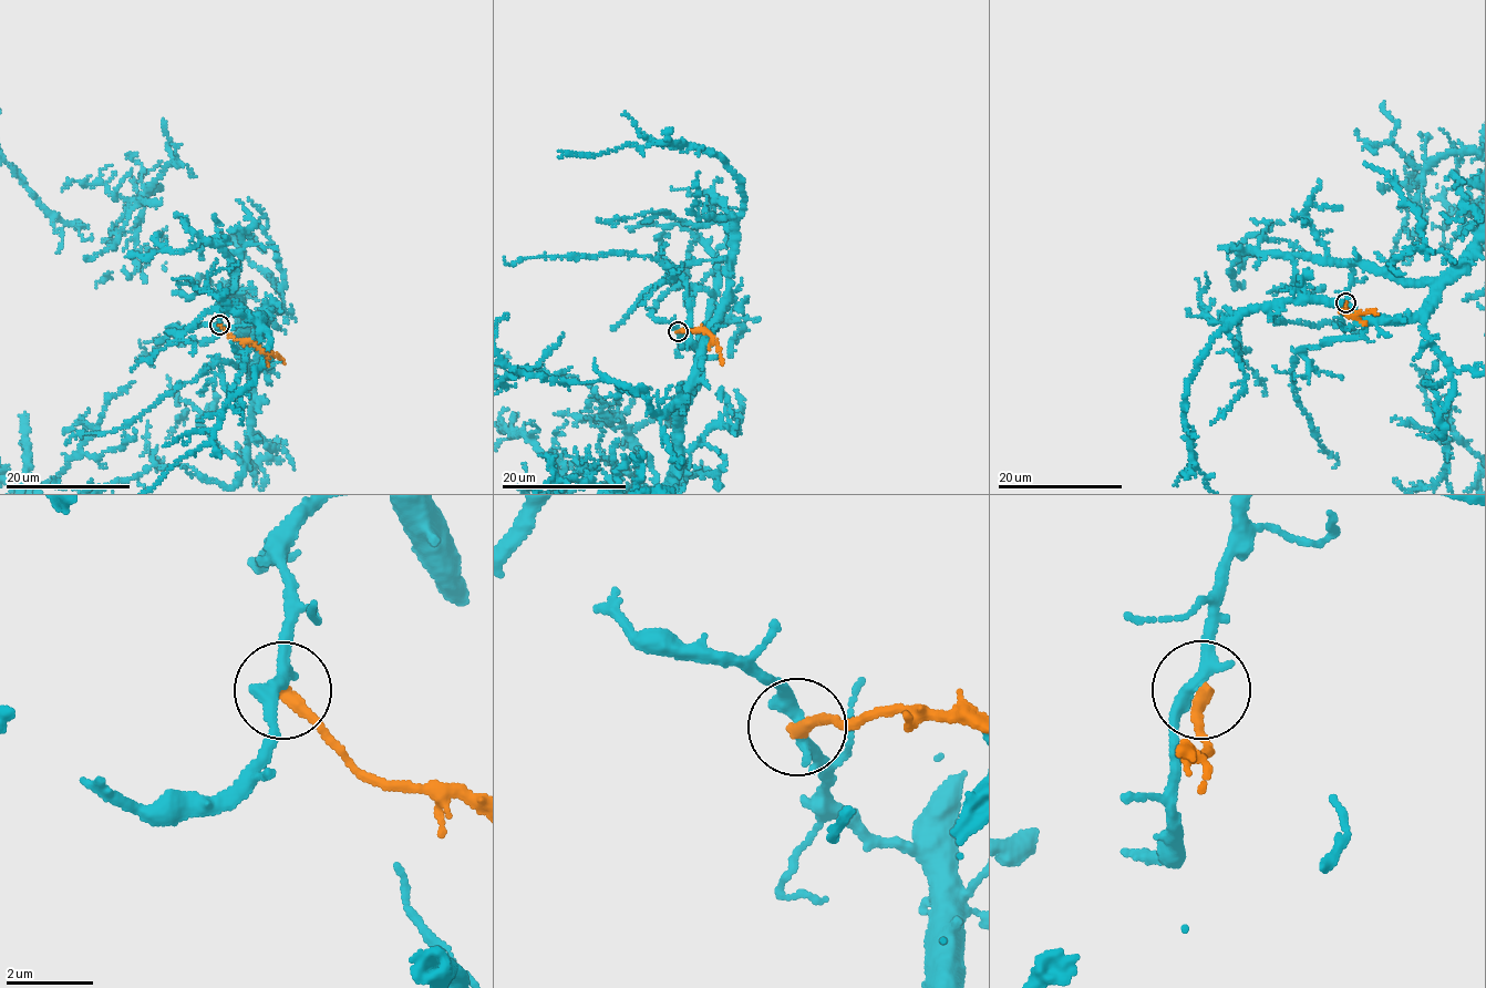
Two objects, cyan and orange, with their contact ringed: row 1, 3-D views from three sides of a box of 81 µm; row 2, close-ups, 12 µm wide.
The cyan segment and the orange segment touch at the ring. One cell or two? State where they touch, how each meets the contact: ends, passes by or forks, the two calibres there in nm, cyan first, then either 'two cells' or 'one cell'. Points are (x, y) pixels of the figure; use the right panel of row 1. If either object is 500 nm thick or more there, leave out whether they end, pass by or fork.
at (1345, 302); cyan passes by; orange ends there; 320 nm thick on the cyan side, 280 nm on the other; two cells

